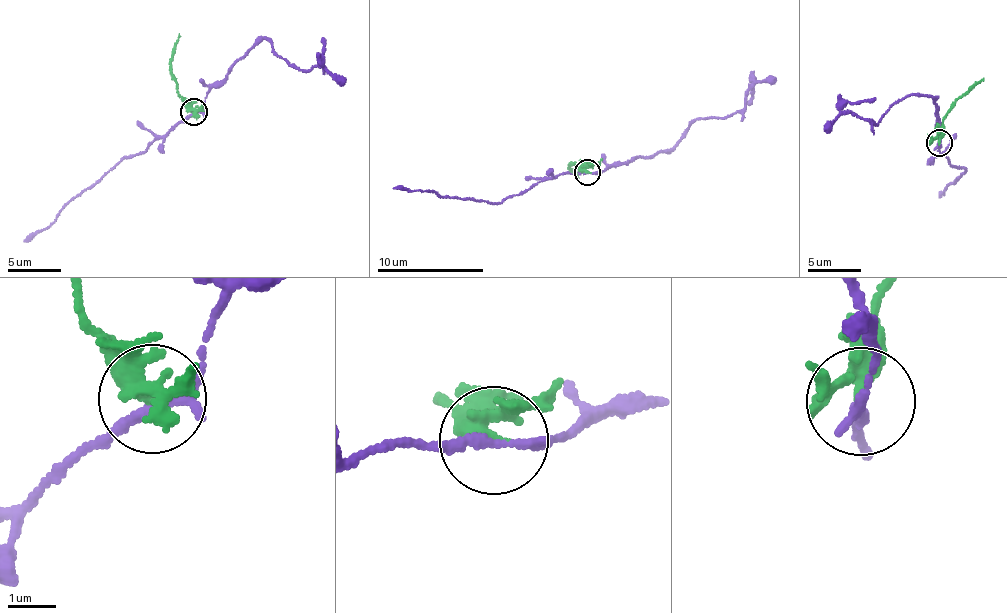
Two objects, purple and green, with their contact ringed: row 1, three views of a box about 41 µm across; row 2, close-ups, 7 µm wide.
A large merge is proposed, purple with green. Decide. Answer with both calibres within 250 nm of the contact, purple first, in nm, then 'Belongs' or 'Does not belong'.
Thickness 190 nm (purple) against 240 nm. Does not belong

